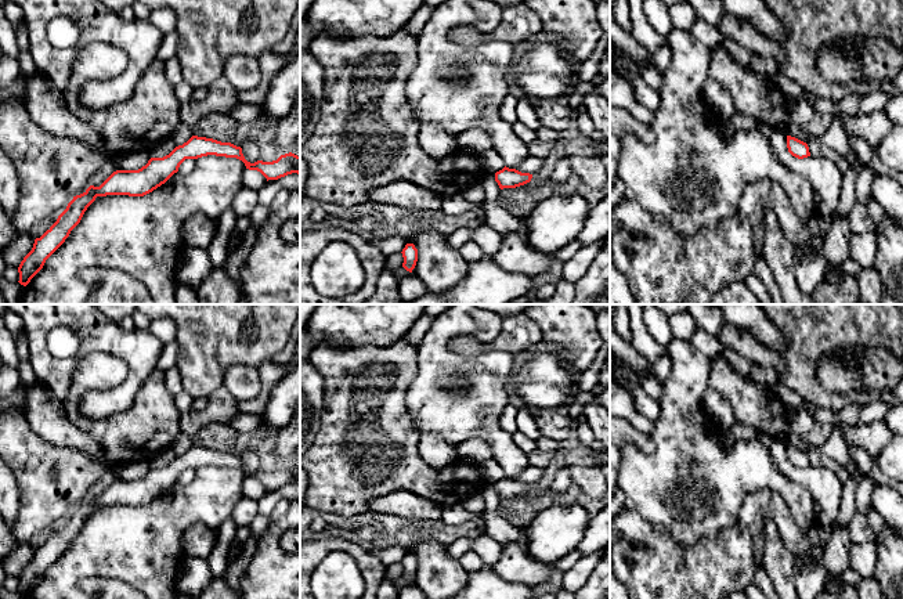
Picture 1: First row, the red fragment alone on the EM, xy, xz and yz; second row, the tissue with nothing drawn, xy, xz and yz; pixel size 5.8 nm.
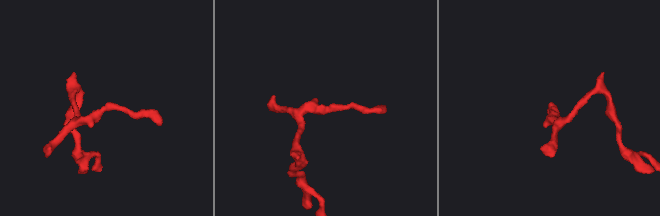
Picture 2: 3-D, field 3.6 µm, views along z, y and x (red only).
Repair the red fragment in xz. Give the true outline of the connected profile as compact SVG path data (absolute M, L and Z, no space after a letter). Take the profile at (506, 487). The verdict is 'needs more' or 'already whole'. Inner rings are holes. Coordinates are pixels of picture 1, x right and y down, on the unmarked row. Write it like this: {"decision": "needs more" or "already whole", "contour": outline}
{"decision": "already whole", "contour": "M503 477L502 480L495 483L495 491L498 492L499 498L516 498L530 492L532 484L521 483L516 479Z"}

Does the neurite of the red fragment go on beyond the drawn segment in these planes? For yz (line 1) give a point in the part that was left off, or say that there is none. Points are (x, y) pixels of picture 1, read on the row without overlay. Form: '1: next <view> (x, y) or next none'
1: next none

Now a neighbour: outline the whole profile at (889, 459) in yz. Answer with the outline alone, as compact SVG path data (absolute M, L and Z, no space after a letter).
M893 436L885 448L874 458L888 477L897 483L903 481L903 436Z

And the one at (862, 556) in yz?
M877 541L864 544L852 544L849 549L849 567L862 578L868 578L874 573L877 563Z

